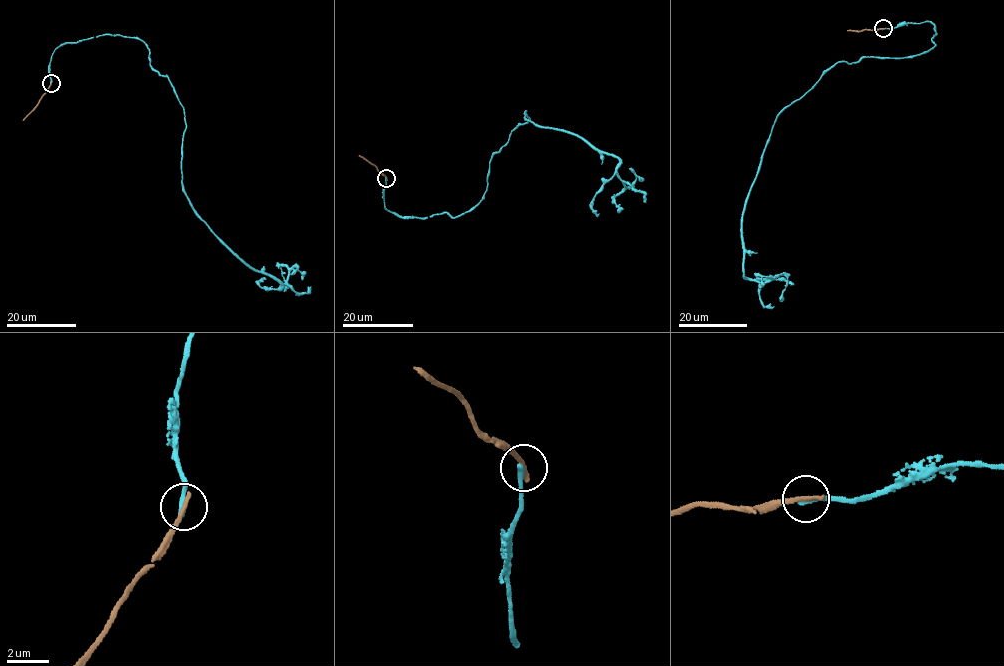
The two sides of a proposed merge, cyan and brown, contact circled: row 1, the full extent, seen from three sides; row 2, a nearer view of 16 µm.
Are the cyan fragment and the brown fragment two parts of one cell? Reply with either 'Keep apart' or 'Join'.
Keep apart

